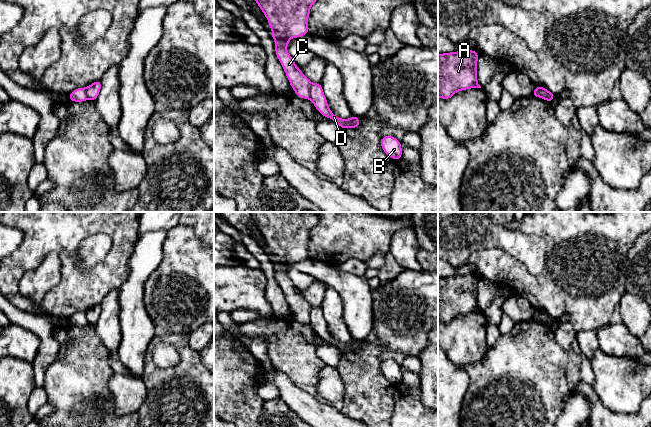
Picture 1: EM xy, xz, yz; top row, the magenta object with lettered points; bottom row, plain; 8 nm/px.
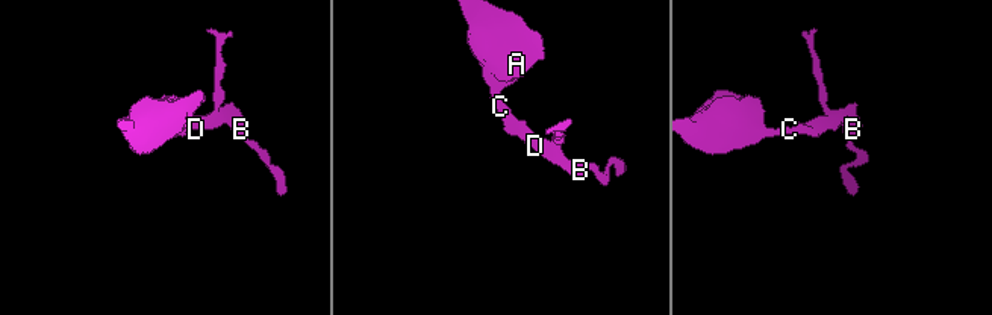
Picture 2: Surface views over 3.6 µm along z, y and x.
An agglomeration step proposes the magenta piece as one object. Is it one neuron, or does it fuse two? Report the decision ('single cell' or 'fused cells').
fused cells

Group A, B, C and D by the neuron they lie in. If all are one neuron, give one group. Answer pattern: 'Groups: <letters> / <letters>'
Groups: A C / B D

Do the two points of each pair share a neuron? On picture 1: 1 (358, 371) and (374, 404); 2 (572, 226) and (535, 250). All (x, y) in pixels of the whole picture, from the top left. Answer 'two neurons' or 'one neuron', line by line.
1: one neuron
2: two neurons

